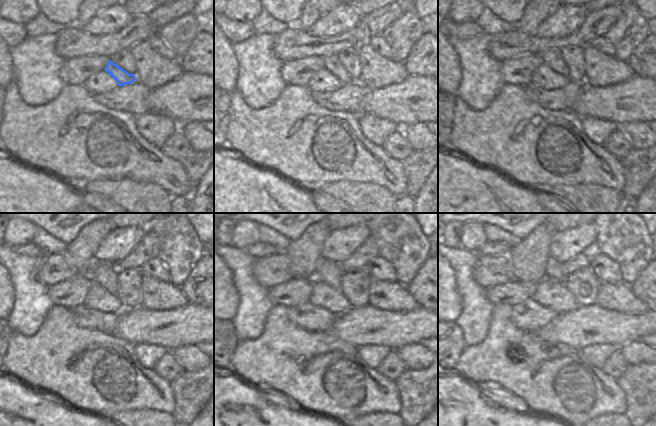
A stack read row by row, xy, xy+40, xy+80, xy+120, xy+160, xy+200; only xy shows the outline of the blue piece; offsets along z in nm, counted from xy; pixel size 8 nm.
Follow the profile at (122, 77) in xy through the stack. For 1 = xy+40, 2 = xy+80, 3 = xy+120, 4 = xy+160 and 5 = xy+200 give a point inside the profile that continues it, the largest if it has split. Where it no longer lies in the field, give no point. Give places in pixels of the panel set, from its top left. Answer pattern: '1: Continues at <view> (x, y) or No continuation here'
1: Continues at xy+40 (331, 63)
2: Continues at xy+80 (553, 58)
3: Continues at xy+120 (106, 275)
4: Continues at xy+160 (329, 272)
5: Continues at xy+200 (554, 270).

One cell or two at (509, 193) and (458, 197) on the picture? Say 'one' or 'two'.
one

